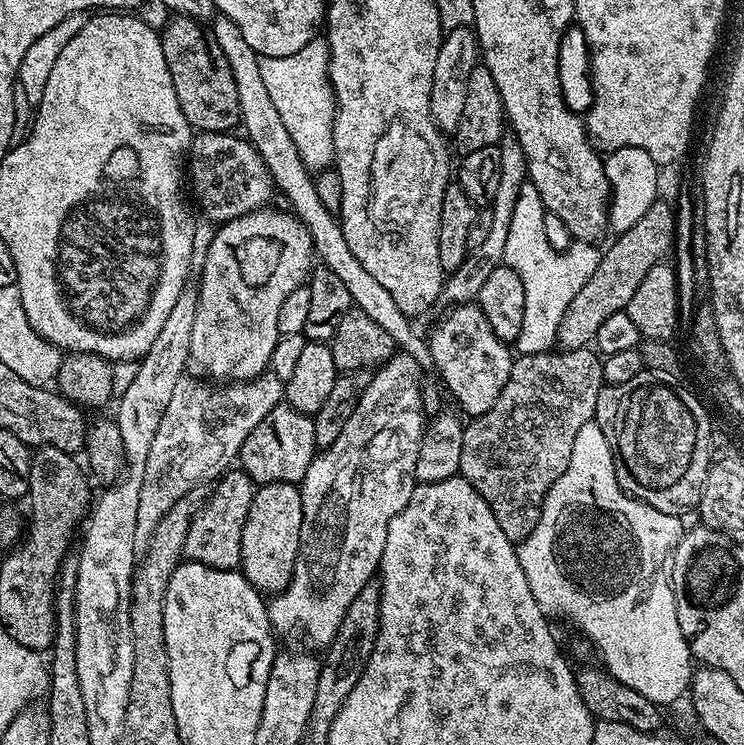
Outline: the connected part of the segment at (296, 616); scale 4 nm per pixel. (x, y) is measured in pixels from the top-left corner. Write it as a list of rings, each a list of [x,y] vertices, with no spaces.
[[[393,354],[386,363],[372,372],[370,386],[366,386],[366,390],[361,394],[358,406],[354,410],[354,414],[350,414],[346,426],[342,426],[342,434],[338,434],[338,438],[334,438],[330,447],[317,451],[316,457],[310,462],[310,470],[306,470],[304,479],[298,485],[302,494],[302,534],[298,546],[298,558],[294,562],[294,574],[288,585],[284,587],[284,591],[275,593],[267,601],[268,621],[272,623],[272,631],[277,637],[301,636],[306,643],[313,644],[320,650],[327,649],[328,645],[332,643],[332,639],[338,634],[338,628],[342,626],[342,620],[346,618],[346,610],[350,610],[350,602],[354,602],[358,590],[362,590],[362,586],[366,586],[366,582],[370,582],[377,575],[382,550],[386,546],[386,530],[390,526],[390,518],[394,518],[394,514],[398,514],[398,510],[402,510],[402,506],[406,506],[406,502],[410,502],[410,494],[417,485],[414,462],[418,462],[418,446],[422,442],[426,423],[420,397],[421,381],[422,371],[414,358],[407,354]]]

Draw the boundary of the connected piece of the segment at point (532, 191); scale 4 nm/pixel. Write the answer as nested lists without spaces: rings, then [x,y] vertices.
[[[525,182],[518,190],[518,202],[514,202],[514,218],[510,218],[510,234],[506,234],[504,264],[522,278],[526,289],[526,314],[522,317],[522,334],[514,342],[517,353],[529,356],[535,352],[549,351],[556,344],[556,331],[560,316],[566,314],[574,294],[586,286],[590,274],[598,270],[601,249],[595,243],[578,240],[569,243],[564,251],[554,250],[546,242],[544,213],[546,209],[538,190],[530,182]]]

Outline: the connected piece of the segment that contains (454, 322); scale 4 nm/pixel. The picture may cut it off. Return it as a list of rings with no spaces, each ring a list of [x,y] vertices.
[[[479,303],[458,304],[447,311],[448,317],[438,321],[436,329],[426,336],[433,354],[434,372],[465,417],[481,416],[498,402],[498,394],[502,394],[502,386],[506,386],[506,378],[510,378],[514,352],[490,330],[490,322],[486,322]]]

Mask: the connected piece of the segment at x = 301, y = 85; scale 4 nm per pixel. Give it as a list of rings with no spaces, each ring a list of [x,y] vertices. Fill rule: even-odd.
[[[327,39],[311,40],[309,44],[302,46],[302,50],[298,50],[298,54],[290,54],[286,58],[263,57],[260,60],[260,72],[267,93],[282,116],[302,162],[309,170],[327,169],[336,155],[332,137],[336,117],[336,93],[328,81]]]

